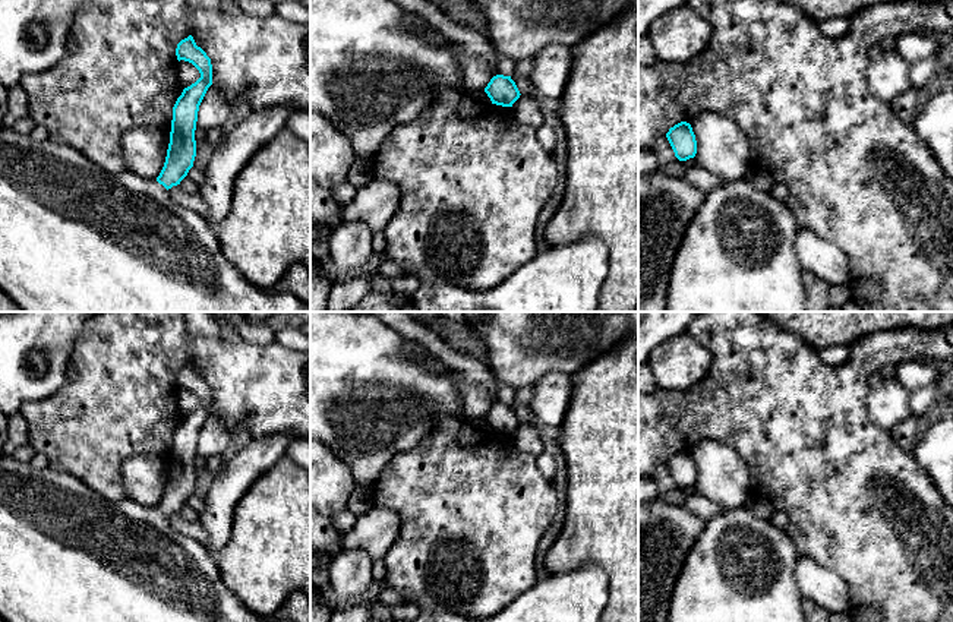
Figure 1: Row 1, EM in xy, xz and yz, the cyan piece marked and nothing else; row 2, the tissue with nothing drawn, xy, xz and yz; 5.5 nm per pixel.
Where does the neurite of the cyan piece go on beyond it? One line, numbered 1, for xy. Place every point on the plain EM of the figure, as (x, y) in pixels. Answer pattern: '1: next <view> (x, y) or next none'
1: next xy (66, 553)

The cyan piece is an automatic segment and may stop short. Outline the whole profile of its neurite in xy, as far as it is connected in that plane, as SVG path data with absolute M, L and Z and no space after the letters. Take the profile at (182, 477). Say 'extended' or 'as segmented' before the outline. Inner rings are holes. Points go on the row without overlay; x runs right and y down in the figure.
extended | M192 363L182 367L176 376L177 388L192 391L201 401L201 405L184 416L173 435L173 448L170 471L164 495L157 506L145 506L130 498L116 502L107 501L75 476L56 471L53 468L34 470L29 461L20 461L15 455L0 455L0 616L6 622L290 622L283 619L266 619L249 610L239 597L224 584L214 555L198 540L176 531L168 518L187 503L196 484L195 458L199 433L212 413L212 392L206 381L196 373Z

